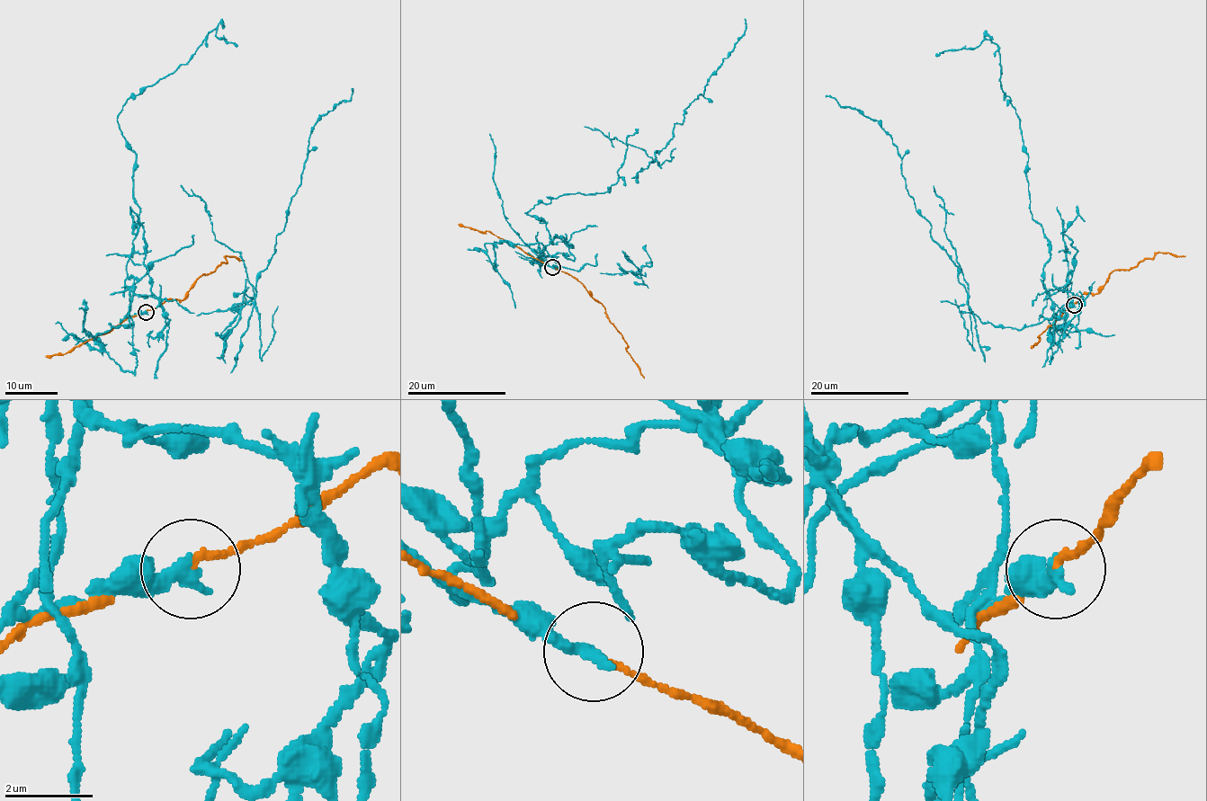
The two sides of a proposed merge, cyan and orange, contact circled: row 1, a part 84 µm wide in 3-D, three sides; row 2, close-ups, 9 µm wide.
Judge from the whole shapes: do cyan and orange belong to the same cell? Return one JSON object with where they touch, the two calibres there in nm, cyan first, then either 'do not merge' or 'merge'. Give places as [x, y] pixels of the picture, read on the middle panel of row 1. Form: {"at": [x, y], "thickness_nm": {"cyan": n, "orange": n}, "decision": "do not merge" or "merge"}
{"at": [552, 267], "thickness_nm": {"cyan": 360, "orange": 150}, "decision": "do not merge"}

